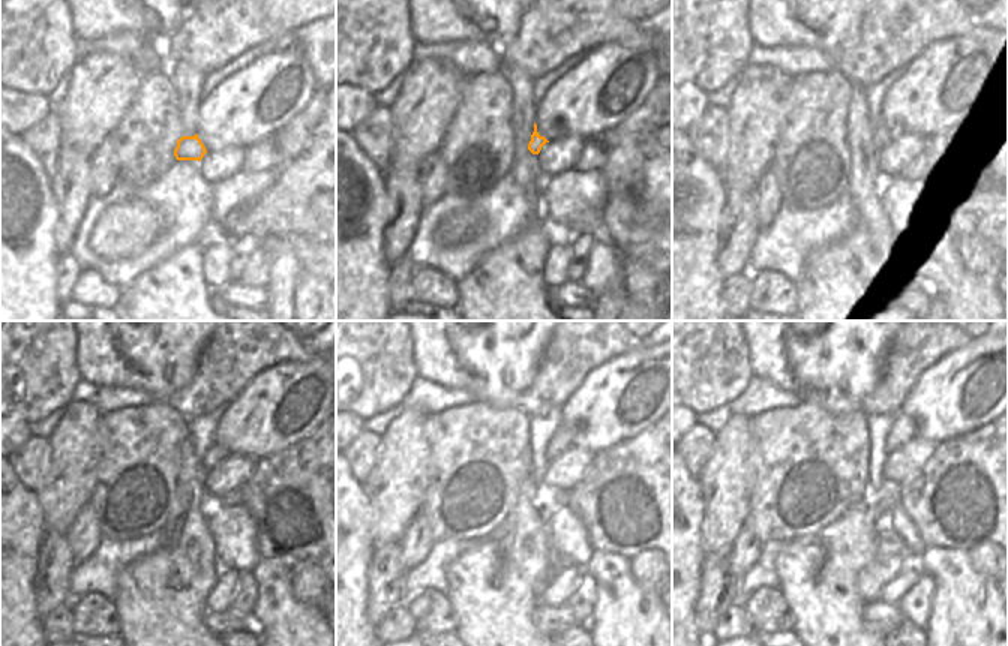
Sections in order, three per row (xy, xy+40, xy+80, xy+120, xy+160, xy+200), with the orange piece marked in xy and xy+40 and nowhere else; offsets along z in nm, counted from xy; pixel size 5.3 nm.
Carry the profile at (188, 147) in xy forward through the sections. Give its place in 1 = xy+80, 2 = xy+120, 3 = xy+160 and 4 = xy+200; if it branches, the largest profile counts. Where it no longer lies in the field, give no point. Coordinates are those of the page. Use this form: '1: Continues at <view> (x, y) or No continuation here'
1: Continues at xy+80 (882, 132)
2: Continues at xy+120 (215, 454)
3: Continues at xy+160 (561, 438)
4: Continues at xy+200 (903, 429).

